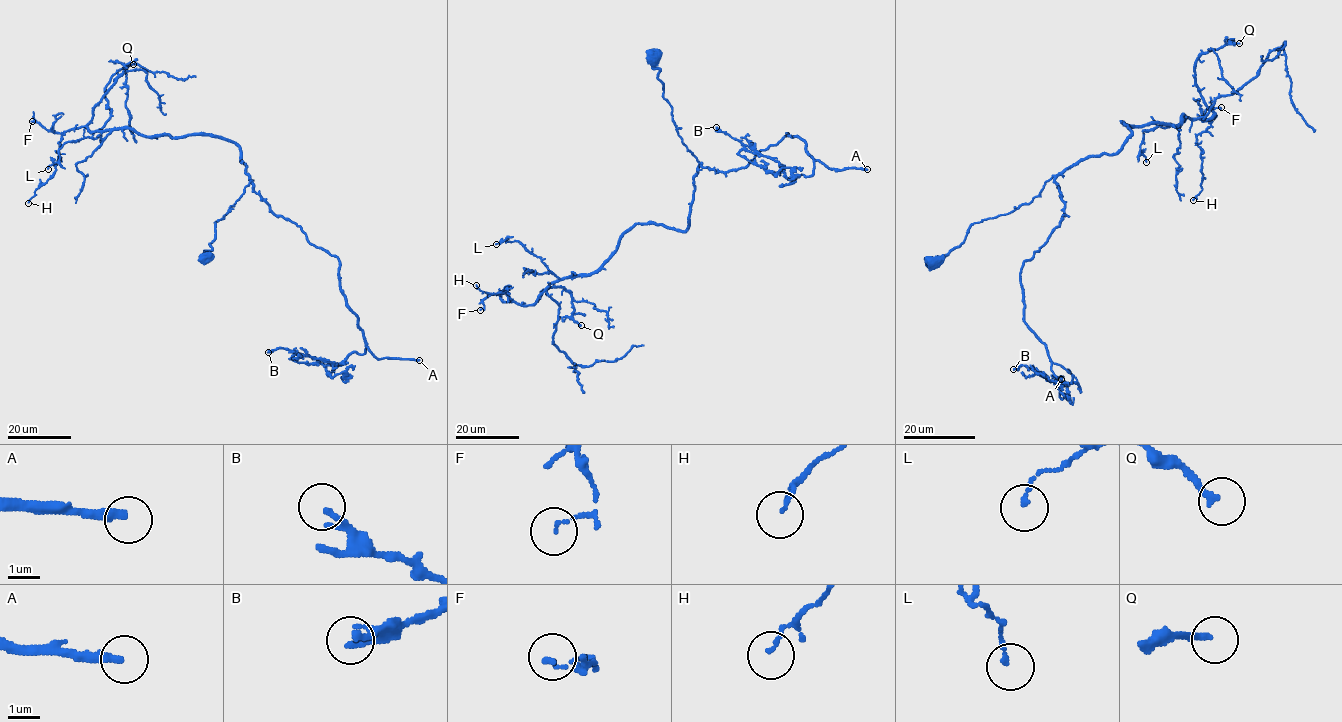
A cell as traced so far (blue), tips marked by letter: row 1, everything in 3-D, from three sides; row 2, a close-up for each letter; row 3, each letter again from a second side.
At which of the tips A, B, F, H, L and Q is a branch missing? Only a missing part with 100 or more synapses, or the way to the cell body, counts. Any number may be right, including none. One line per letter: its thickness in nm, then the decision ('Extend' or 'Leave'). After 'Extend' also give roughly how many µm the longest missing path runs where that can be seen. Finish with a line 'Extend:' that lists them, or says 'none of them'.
A: Thickness 300 nm. Extend. Missing length about 80 µm
B: Thickness 180 nm. Leave
F: Thickness 80 nm. Leave
H: Thickness 100 nm. Leave
L: Thickness 100 nm. Leave
Q: Thickness 200 nm. Leave
Extend: A

